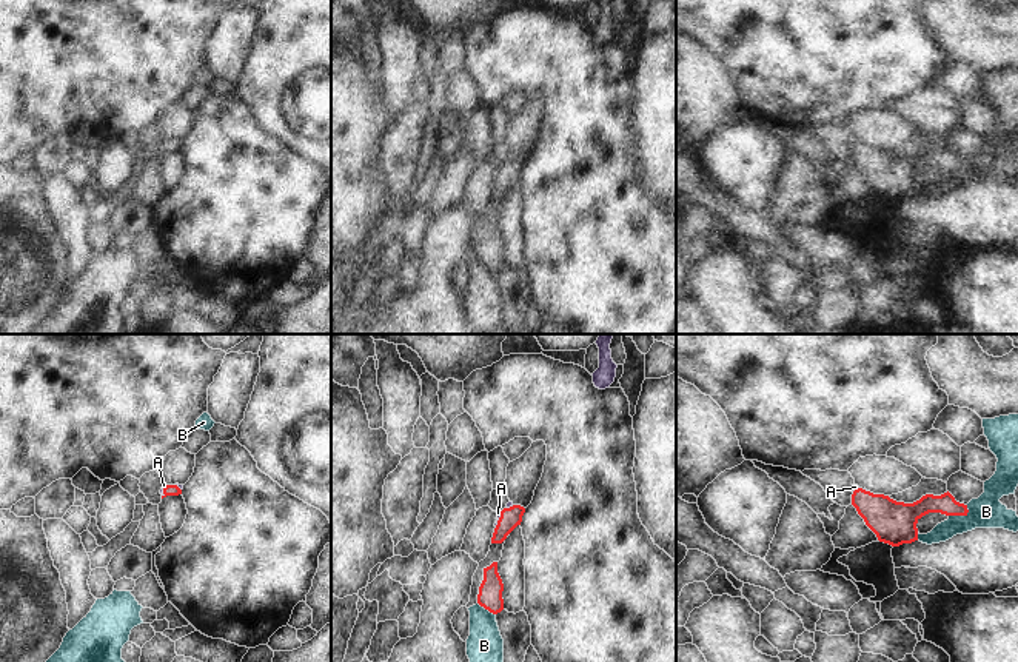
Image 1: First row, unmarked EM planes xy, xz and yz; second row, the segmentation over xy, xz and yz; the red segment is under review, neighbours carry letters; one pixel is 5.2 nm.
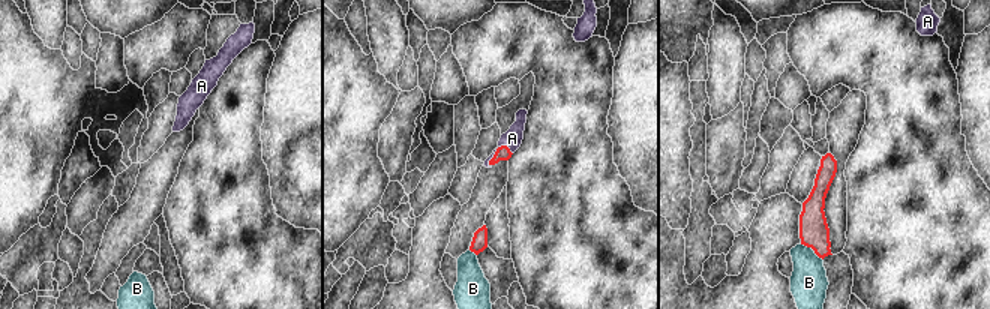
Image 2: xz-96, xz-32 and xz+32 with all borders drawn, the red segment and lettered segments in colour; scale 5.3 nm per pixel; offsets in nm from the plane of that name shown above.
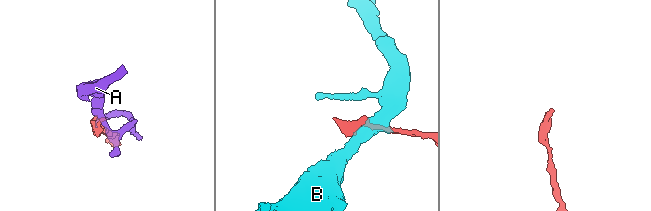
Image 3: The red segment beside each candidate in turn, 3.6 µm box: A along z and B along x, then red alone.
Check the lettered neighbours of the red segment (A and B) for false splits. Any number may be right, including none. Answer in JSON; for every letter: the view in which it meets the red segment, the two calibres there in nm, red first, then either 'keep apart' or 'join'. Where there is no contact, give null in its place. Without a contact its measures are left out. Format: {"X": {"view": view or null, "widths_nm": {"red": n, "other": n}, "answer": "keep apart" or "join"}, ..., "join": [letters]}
{"A": {"view": "xz", "widths_nm": {"red": 110, "other": 20}, "answer": "join"}, "B": {"view": "yz", "widths_nm": {"red": 110, "other": 170}, "answer": "keep apart"}, "join": ["A"]}

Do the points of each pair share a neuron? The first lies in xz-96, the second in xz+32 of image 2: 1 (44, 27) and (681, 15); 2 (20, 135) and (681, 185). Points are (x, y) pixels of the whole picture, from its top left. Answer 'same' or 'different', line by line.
1: different
2: same

